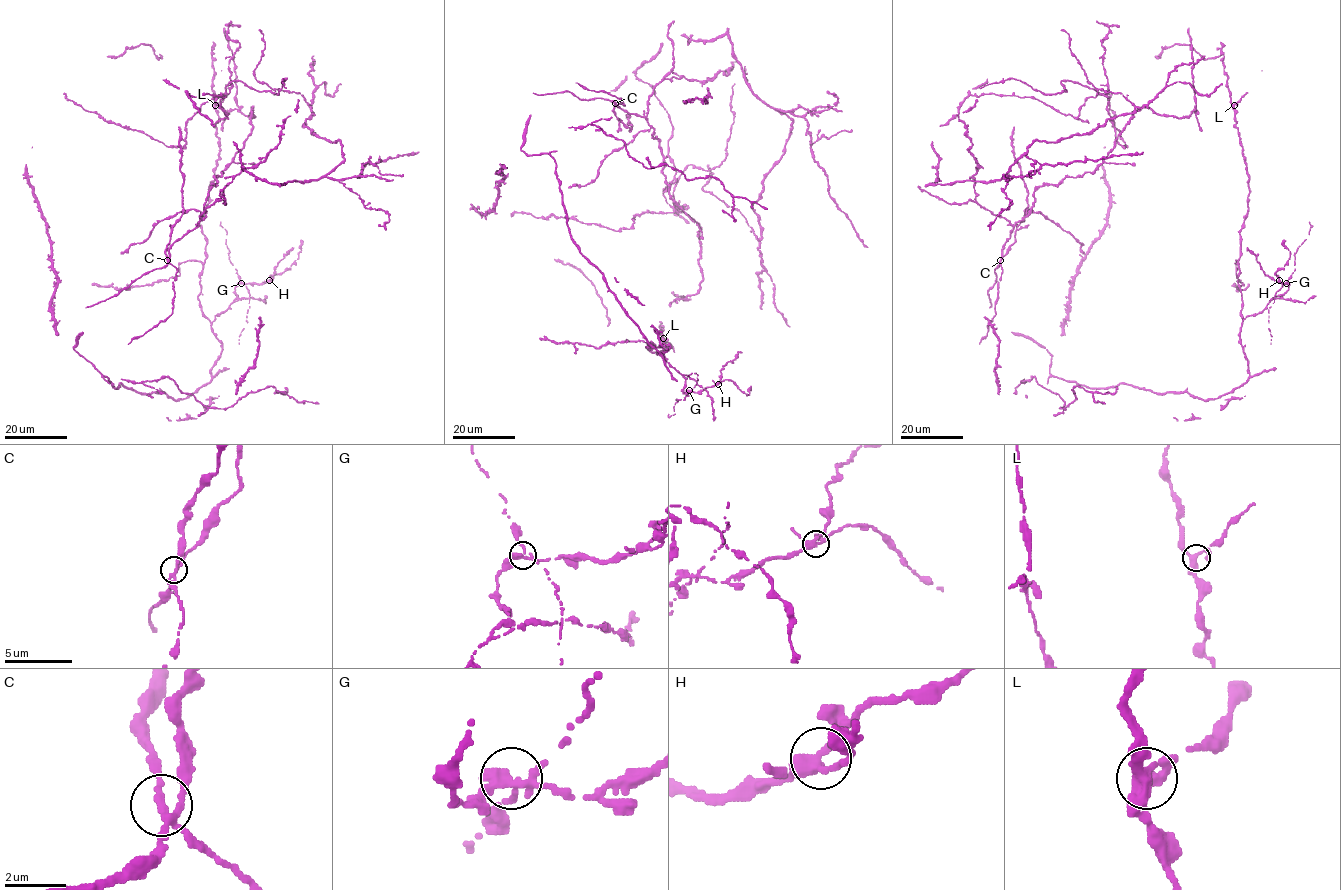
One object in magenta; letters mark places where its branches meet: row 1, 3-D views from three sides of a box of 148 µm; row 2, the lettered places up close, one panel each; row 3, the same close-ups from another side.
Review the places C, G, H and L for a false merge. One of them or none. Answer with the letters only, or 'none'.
G

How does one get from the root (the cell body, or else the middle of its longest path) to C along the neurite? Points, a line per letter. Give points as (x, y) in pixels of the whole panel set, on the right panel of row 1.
C: (1176, 117), (1145, 107), (1134, 110), (1093, 171), (1040, 185), (1031, 211), (1013, 226), (1000, 260)

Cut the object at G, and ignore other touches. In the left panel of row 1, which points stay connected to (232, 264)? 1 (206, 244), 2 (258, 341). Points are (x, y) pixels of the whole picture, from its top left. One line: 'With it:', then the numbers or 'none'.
With it: none

